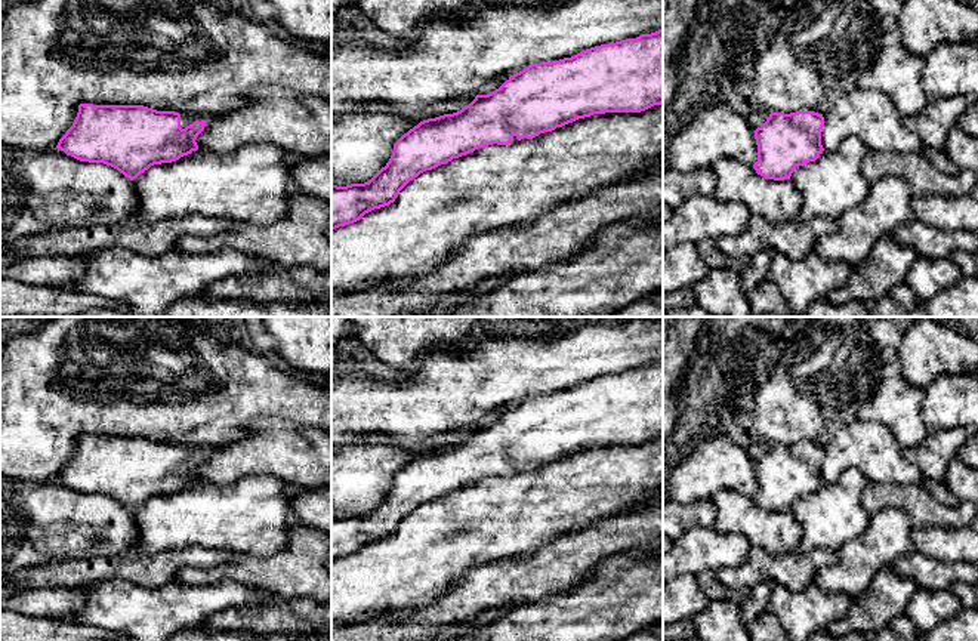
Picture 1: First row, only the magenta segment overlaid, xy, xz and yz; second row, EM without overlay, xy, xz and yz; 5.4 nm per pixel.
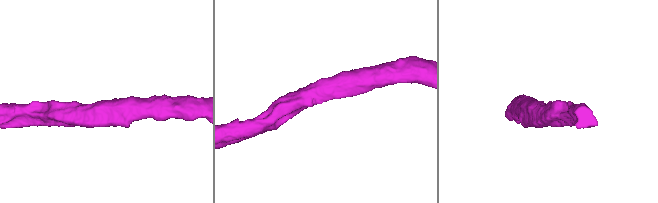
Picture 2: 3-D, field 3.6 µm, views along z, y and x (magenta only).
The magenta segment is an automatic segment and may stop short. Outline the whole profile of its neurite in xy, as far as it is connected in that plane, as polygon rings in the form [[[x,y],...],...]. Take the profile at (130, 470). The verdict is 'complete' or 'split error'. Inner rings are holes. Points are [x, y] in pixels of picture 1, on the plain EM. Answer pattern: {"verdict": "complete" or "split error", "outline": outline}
{"verdict": "split error", "outline": [[[80,435],[72,457],[56,480],[80,493],[111,497],[133,512],[154,496],[172,494],[197,483],[195,471],[204,457],[203,447],[157,443],[144,437]]]}

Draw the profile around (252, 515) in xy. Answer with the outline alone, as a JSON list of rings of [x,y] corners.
[[[247,475],[226,486],[197,481],[176,493],[154,496],[132,512],[138,528],[133,549],[146,555],[192,546],[256,557],[281,552],[287,546],[289,527],[296,524],[291,515],[291,489],[294,487],[271,475]]]

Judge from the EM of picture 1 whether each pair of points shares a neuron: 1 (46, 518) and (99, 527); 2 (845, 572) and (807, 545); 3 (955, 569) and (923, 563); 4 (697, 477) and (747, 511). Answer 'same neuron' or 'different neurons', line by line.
1: same neuron
2: different neurons
3: same neuron
4: different neurons

